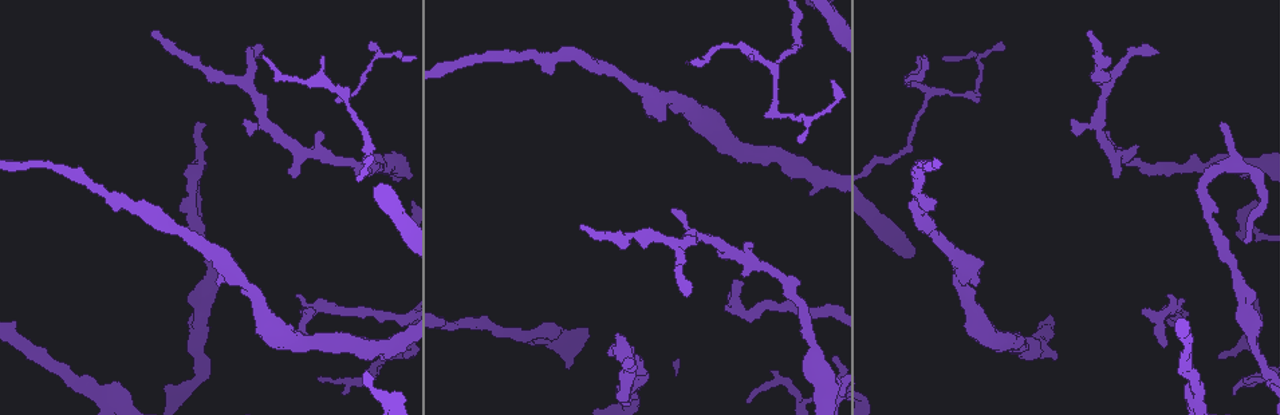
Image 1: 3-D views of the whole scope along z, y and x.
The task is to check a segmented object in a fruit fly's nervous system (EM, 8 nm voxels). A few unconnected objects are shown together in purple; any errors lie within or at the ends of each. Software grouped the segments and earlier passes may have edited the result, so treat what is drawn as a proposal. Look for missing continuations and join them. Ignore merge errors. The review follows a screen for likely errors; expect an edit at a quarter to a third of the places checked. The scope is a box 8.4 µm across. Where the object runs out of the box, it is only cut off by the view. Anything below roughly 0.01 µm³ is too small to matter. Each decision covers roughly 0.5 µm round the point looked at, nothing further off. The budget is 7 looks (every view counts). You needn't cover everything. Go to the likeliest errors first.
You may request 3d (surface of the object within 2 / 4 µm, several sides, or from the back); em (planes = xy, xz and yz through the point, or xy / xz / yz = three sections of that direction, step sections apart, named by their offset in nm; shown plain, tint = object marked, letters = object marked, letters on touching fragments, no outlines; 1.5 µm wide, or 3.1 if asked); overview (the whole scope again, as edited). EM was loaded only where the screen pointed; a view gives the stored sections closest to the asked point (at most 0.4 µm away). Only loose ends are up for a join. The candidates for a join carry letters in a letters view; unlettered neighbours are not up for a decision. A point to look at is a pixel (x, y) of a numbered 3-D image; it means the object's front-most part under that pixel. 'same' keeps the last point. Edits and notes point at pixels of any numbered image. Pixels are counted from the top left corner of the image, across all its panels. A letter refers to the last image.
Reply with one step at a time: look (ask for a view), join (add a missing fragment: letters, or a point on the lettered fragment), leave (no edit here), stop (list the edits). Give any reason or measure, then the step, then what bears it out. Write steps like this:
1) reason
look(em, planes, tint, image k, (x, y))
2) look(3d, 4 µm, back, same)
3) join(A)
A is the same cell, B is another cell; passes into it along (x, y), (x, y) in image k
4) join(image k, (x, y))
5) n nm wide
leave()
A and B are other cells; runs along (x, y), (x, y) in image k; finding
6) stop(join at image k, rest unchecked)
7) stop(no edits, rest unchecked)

branch stops here
look(em, planes, letters, image 1, (154, 35))

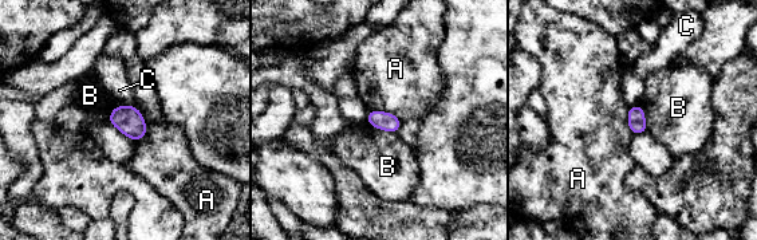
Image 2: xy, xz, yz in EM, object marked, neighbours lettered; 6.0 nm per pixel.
A touches over 220 nm
leave()
A, B and C are other cells; border along (366, 120), (373, 126), (395, 134) in image 2; no lettered fragment goes on from it

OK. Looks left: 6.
an open end
look(em, planes, letters, image 1, (627, 357))

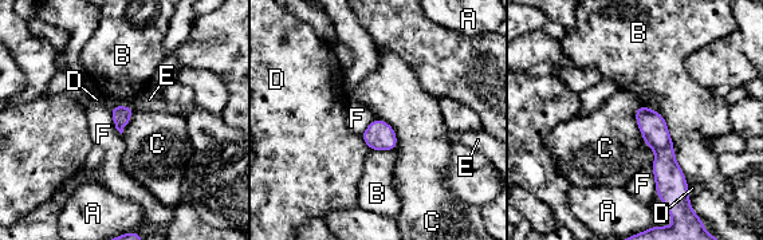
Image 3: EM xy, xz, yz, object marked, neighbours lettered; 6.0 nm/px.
leave()
A, B, C, D, E and F are other cells; border along (637, 105), (652, 165) in image 3; no lettered fragment goes on from it

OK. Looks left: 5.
tapers out
look(em, planes, letters, image 1, (686, 61))

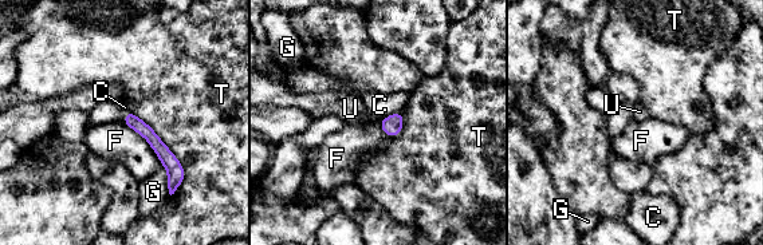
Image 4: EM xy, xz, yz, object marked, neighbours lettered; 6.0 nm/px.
90 nm wide
join(U)
U is the same cell, C, F, G and T are other cells; passes into it along (130, 119), (125, 117), (105, 111) in image 4; it goes on there

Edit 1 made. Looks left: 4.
stop(join at image 4, rest unchecked)

